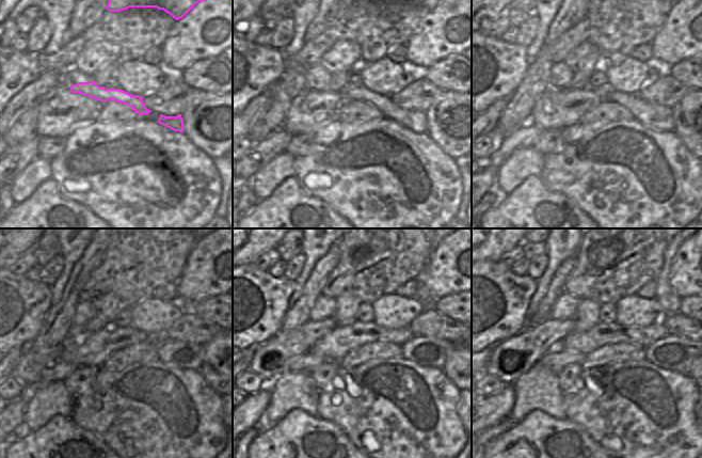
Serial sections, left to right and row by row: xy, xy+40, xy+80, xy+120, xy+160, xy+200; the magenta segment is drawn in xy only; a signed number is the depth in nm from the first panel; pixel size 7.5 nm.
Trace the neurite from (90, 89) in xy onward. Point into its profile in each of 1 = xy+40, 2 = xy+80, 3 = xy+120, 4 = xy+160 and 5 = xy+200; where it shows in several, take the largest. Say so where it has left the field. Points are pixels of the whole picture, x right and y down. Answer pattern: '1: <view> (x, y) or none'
1: xy+40 (416, 122)
2: xy+80 (656, 117)
3: xy+120 (181, 354)
4: xy+160 (431, 352)
5: xy+200 (676, 353)

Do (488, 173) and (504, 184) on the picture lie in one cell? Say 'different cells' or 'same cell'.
different cells

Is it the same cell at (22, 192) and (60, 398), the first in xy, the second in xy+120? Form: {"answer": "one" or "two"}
{"answer": "one"}

